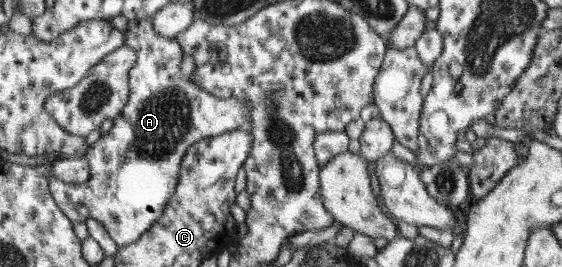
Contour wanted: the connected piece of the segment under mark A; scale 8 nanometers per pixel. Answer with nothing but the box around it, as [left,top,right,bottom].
[51,17,252,250]

